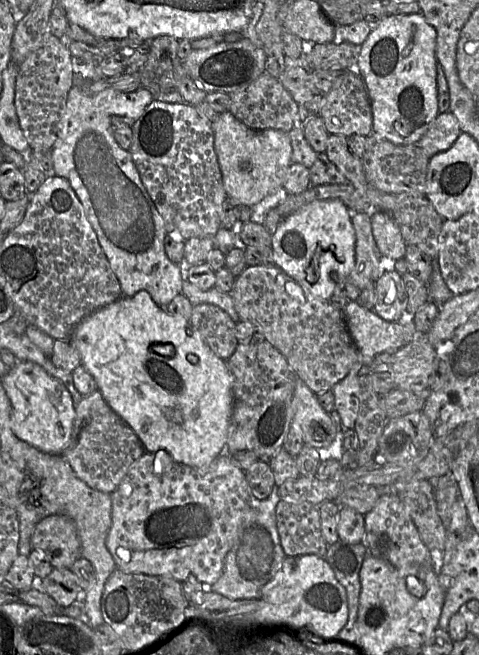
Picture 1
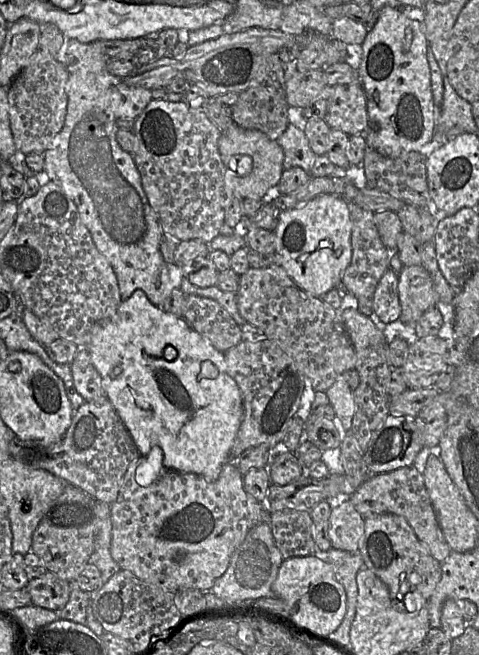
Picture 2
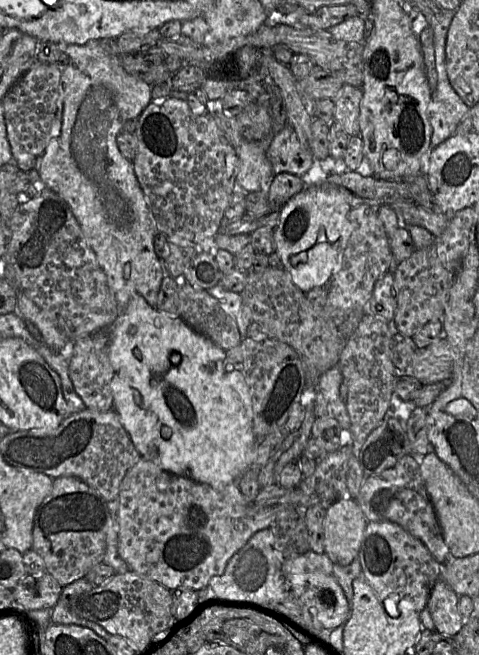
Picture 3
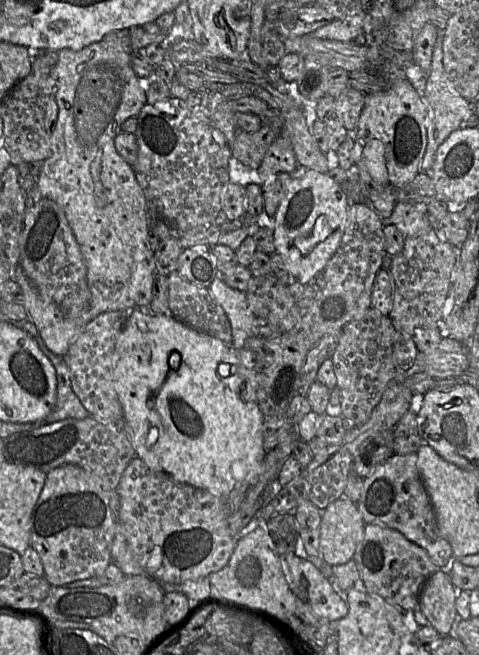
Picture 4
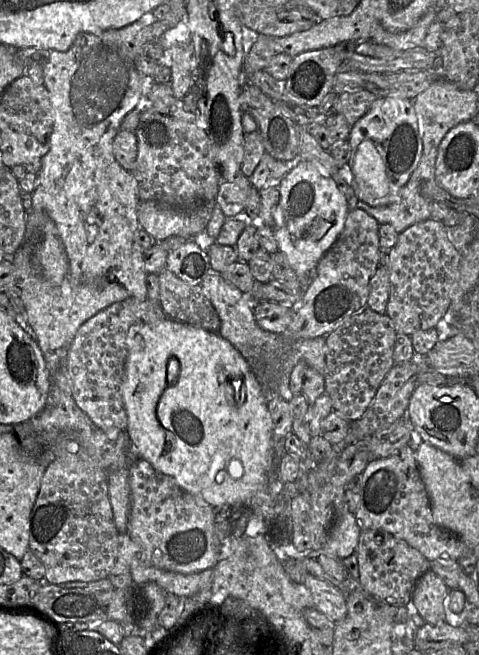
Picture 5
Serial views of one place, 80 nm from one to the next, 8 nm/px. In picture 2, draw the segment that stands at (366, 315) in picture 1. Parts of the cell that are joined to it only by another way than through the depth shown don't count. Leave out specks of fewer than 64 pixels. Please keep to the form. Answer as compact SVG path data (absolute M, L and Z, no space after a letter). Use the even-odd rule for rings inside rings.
M347 307L339 312L355 351L387 345L383 332L386 324L381 323L374 312L370 317L361 314L355 307Z

